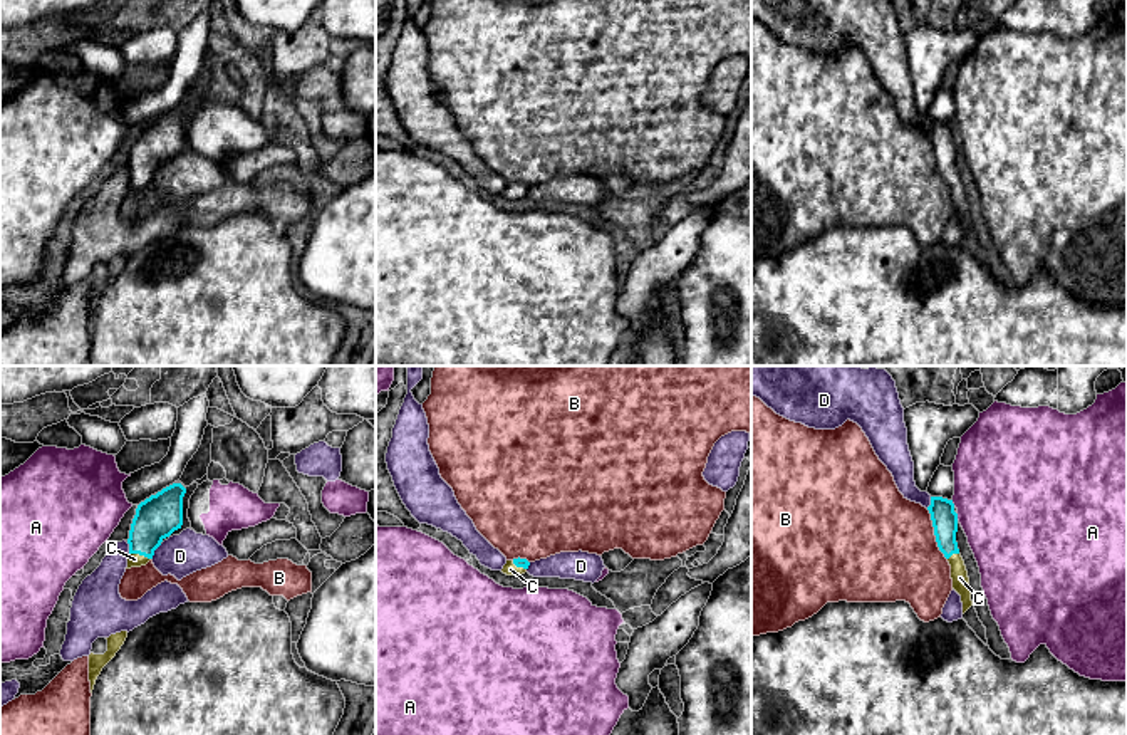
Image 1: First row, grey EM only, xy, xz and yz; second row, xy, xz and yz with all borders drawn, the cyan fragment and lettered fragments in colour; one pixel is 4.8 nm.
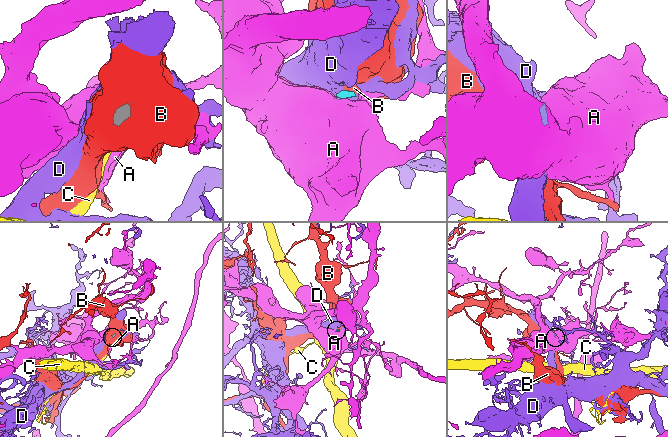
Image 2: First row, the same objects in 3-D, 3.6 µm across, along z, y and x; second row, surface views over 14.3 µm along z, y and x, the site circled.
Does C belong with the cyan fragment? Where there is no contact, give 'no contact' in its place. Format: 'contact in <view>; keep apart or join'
contact in xy; join

